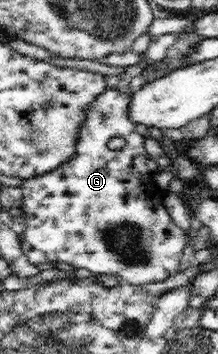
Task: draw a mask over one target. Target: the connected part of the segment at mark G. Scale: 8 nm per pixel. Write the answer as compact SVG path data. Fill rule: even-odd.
M109 89L109 95L105 95L105 99L101 99L101 103L97 103L97 115L93 115L93 127L89 127L89 131L85 131L85 143L81 143L81 155L73 155L73 167L65 167L65 171L57 171L57 175L49 175L49 179L37 179L37 183L25 183L25 180L28 179L23 179L21 184L23 196L22 214L26 217L26 228L22 233L21 249L33 265L51 261L68 263L75 268L89 269L95 275L103 274L121 277L122 283L129 286L143 286L157 283L157 281L165 281L179 272L179 261L181 261L181 254L187 241L183 234L184 231L173 222L167 212L167 208L163 207L163 201L156 199L155 193L159 189L149 185L149 181L152 181L154 174L147 168L148 154L143 146L144 138L135 130L135 124L129 118L129 101L130 97L127 94L119 90ZM113 137L123 137L125 139L125 145L121 150L109 149L109 141Z

